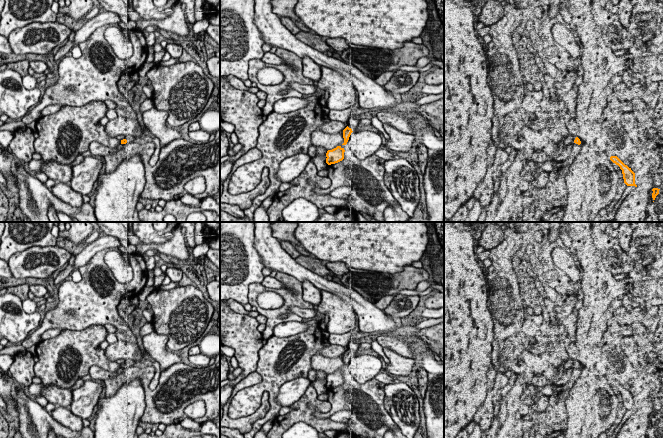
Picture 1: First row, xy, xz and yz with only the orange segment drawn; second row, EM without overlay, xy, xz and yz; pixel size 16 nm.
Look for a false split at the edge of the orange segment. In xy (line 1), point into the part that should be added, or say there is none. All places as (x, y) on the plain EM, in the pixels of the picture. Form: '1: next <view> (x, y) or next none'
1: next xy (129, 362)

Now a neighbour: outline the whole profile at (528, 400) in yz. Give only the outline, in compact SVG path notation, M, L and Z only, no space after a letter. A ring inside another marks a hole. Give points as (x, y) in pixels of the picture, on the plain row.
M530 384L528 388L530 389L530 395L521 401L521 403L531 406L533 404L533 401L536 399L536 387Z

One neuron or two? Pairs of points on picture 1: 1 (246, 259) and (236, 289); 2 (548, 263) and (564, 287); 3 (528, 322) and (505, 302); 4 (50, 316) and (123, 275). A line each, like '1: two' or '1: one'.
1: one
2: one
3: two
4: two

